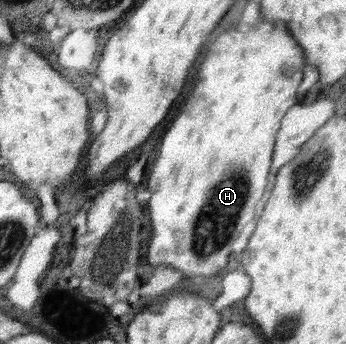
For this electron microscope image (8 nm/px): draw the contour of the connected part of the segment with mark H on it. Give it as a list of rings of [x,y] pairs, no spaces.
[[[261,20],[255,27],[250,27],[246,31],[238,31],[237,27],[228,27],[220,36],[210,44],[203,62],[198,68],[196,74],[196,84],[190,92],[190,96],[186,98],[186,104],[182,106],[182,112],[174,118],[170,130],[164,134],[162,144],[160,144],[160,154],[158,154],[158,162],[154,164],[152,173],[148,176],[147,191],[150,192],[149,201],[145,204],[147,212],[147,222],[151,224],[152,238],[148,247],[146,256],[148,263],[152,266],[166,264],[178,271],[182,271],[184,276],[211,276],[219,274],[222,268],[228,264],[228,260],[232,254],[232,244],[238,238],[240,230],[254,218],[256,212],[256,204],[262,198],[262,194],[266,192],[268,186],[268,168],[270,168],[270,154],[274,148],[274,136],[280,128],[280,120],[282,116],[296,104],[296,96],[298,96],[298,84],[302,80],[302,70],[306,65],[304,49],[298,45],[298,41],[288,33],[288,25],[284,21],[266,21]]]

